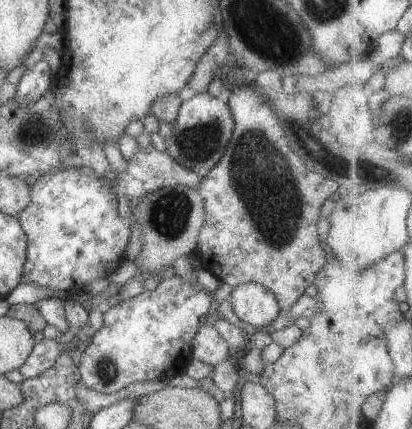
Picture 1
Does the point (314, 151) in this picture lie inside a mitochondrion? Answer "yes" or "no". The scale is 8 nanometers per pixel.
yes

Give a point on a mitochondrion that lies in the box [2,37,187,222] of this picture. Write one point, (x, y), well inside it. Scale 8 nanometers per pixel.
(36, 132)

